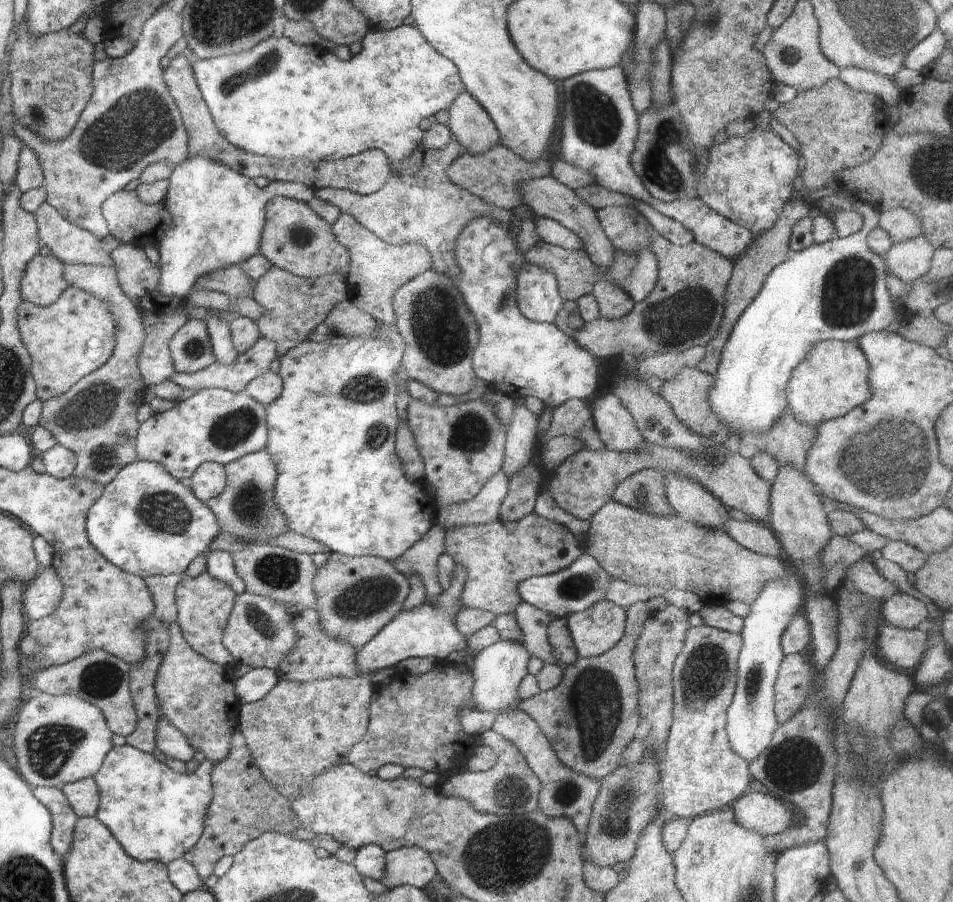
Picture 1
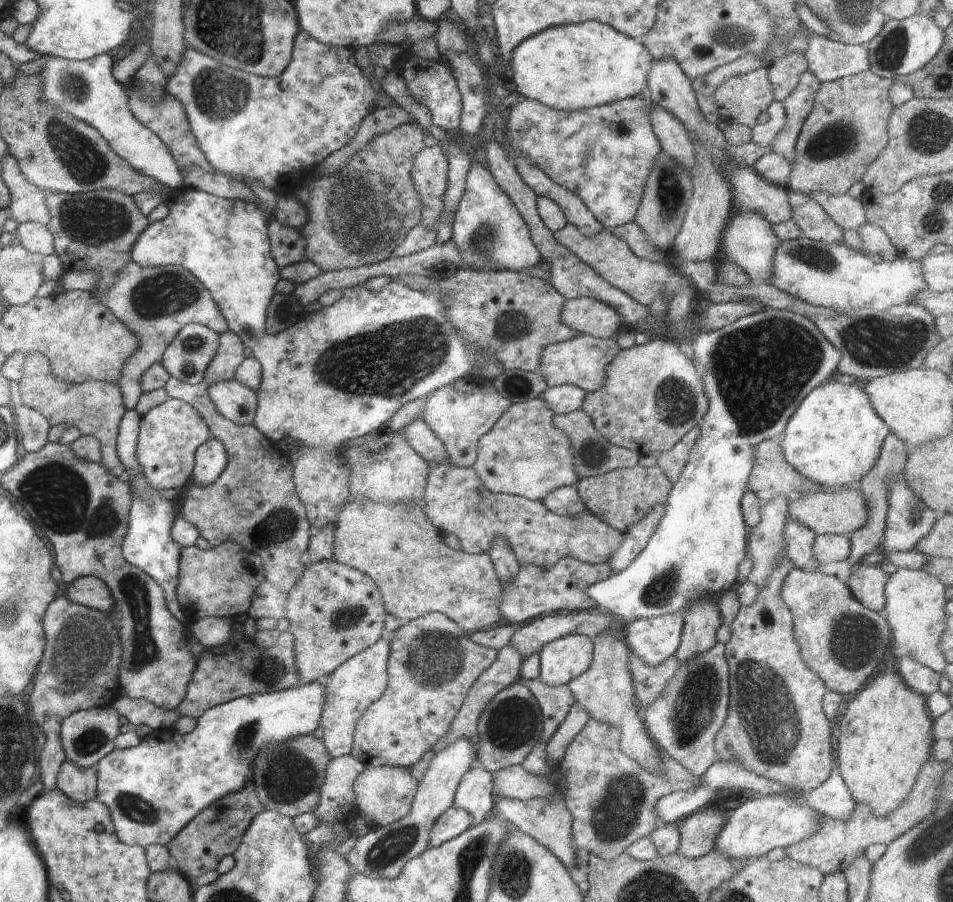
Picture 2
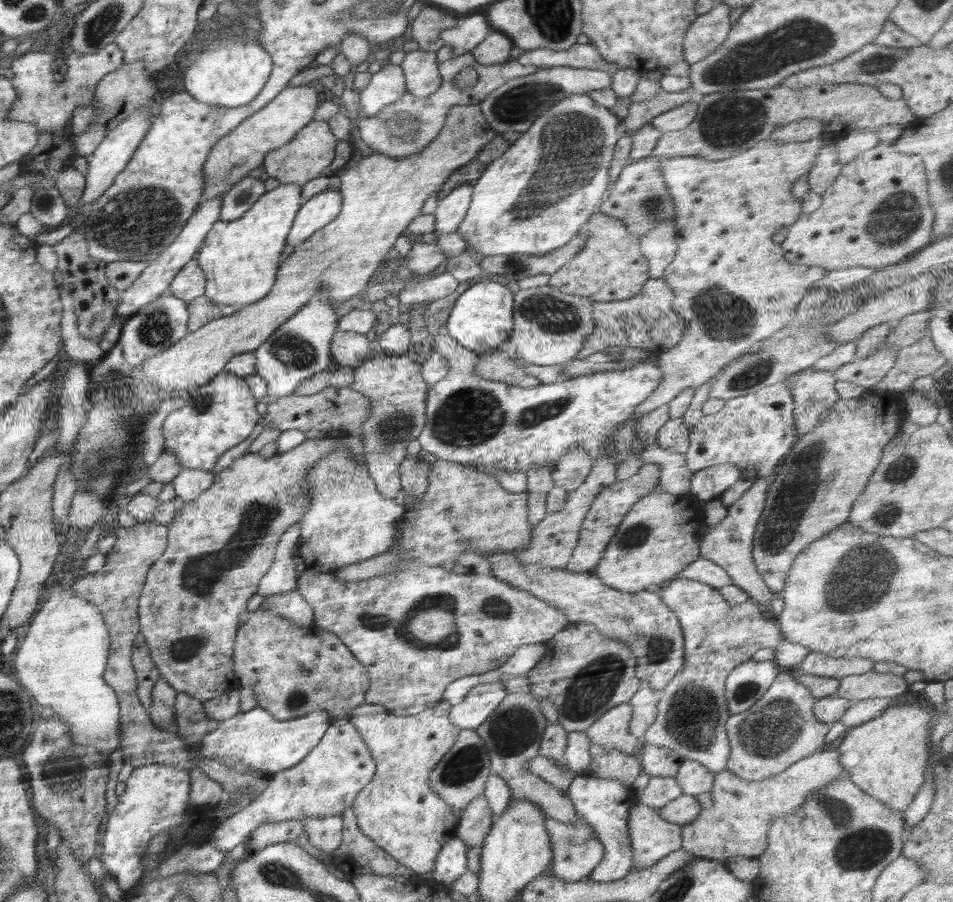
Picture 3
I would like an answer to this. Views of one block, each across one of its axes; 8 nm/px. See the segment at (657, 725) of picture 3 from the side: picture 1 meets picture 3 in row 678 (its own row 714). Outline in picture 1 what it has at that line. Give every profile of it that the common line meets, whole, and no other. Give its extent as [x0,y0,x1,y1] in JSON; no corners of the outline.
[659,625,750,820]

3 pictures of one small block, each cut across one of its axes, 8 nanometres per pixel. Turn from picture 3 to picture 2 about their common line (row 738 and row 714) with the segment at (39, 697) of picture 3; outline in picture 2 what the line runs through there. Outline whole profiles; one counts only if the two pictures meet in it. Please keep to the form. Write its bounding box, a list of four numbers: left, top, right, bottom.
[60,705,120,768]

